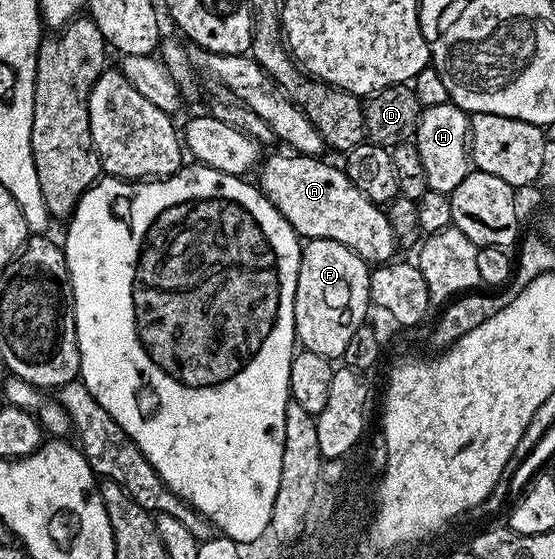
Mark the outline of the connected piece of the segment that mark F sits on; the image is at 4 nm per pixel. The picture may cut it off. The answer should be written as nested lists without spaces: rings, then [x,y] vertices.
[[[308,239],[300,250],[300,266],[298,267],[298,287],[294,295],[294,323],[296,339],[303,348],[314,351],[314,355],[322,355],[329,359],[343,358],[354,331],[365,324],[364,317],[370,310],[370,265],[358,254],[350,251],[342,243],[334,243],[334,239]]]

